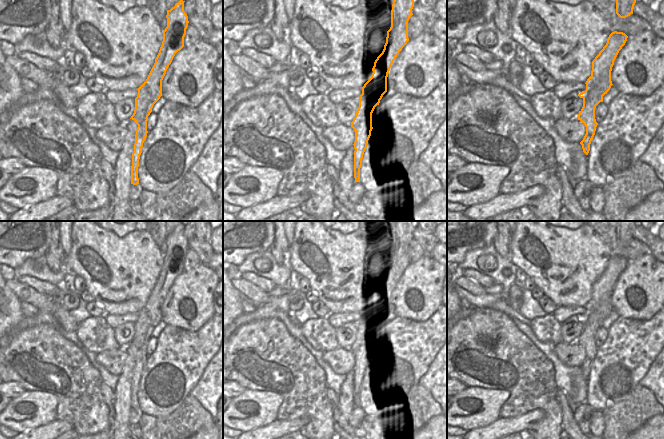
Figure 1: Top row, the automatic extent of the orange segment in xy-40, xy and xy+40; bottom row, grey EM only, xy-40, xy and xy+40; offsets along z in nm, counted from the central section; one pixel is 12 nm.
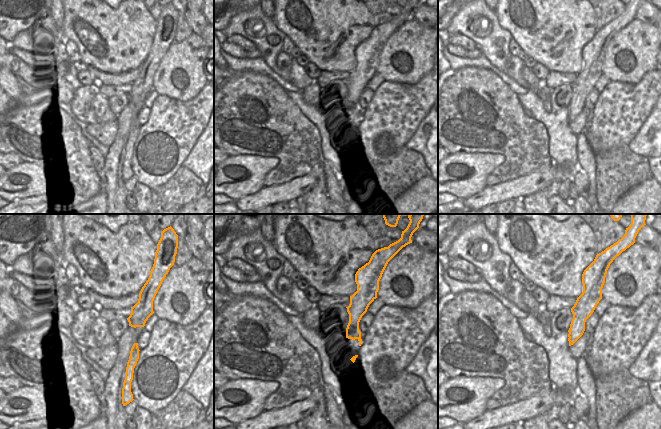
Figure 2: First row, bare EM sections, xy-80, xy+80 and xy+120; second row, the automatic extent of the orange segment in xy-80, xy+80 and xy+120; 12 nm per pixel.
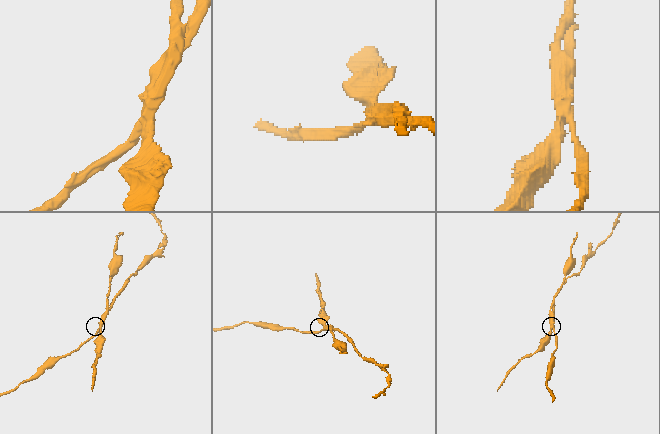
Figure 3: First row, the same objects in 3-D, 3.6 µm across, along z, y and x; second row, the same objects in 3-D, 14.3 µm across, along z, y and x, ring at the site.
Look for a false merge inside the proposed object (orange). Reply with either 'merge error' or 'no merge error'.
merge error

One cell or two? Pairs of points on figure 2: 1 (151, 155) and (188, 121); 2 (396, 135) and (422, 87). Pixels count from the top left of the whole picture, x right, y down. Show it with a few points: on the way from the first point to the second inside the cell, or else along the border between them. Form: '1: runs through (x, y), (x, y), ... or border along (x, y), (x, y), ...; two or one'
1: runs through (160, 146), (179, 127); one
2: runs through (396, 123), (396, 118), (415, 99); one

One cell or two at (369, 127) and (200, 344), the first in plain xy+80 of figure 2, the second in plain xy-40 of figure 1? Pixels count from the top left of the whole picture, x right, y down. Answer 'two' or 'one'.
one

